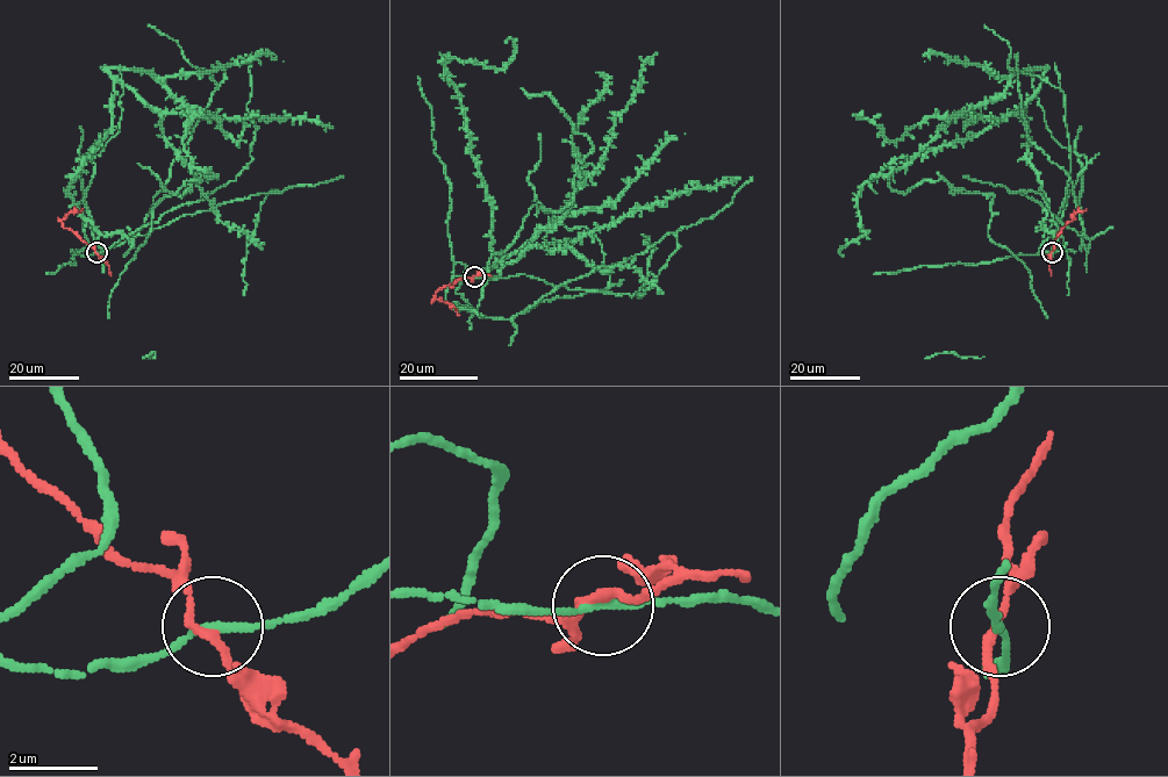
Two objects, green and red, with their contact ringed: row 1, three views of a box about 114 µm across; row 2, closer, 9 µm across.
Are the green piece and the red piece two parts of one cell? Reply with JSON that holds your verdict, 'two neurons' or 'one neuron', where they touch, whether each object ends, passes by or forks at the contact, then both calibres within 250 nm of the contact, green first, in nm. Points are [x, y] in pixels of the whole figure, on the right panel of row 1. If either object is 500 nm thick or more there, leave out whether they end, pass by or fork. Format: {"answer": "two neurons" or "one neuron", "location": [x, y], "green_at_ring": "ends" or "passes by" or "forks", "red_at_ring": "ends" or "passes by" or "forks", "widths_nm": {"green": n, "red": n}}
{"answer": "two neurons", "location": [1052, 252], "green_at_ring": "passes by", "red_at_ring": "passes by", "widths_nm": {"green": 150, "red": 180}}

